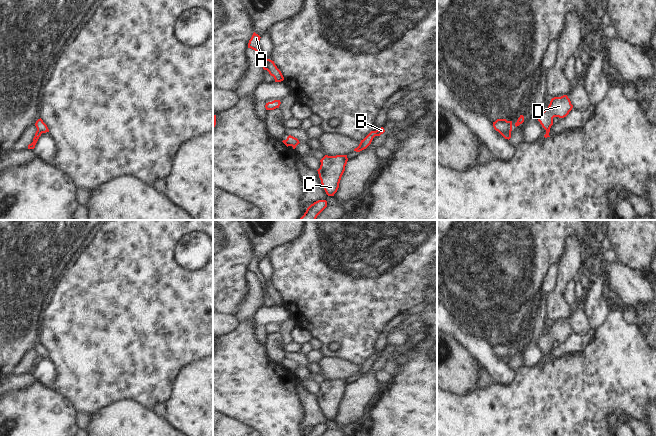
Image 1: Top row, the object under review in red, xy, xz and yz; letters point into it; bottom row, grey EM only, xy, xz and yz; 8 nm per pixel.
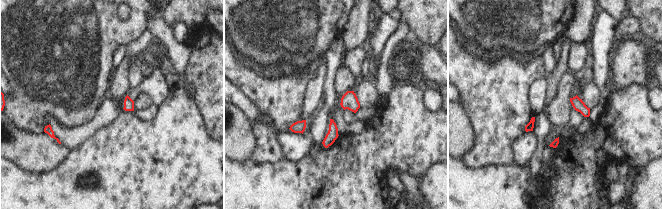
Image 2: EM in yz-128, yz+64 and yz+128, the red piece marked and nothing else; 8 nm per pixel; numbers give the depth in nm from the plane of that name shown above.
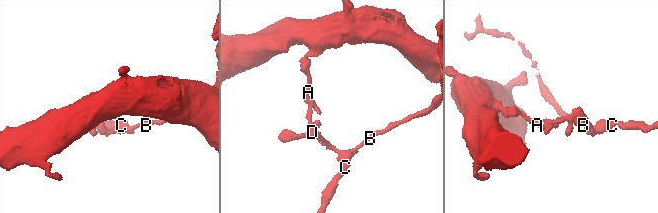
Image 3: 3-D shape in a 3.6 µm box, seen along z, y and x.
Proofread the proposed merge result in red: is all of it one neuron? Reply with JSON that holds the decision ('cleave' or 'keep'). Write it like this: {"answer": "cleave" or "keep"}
{"answer": "cleave"}

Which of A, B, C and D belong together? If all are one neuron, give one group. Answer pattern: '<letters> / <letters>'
A / B C D

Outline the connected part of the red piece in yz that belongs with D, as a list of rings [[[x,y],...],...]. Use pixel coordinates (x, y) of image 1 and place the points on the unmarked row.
[[[567,319],[561,321],[554,321],[551,323],[550,328],[547,333],[545,333],[538,341],[538,345],[542,351],[546,354],[545,362],[550,361],[550,352],[553,349],[553,342],[566,341],[572,334],[573,329]]]

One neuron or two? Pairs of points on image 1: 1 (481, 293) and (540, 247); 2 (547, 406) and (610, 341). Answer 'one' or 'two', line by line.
1: one
2: one

